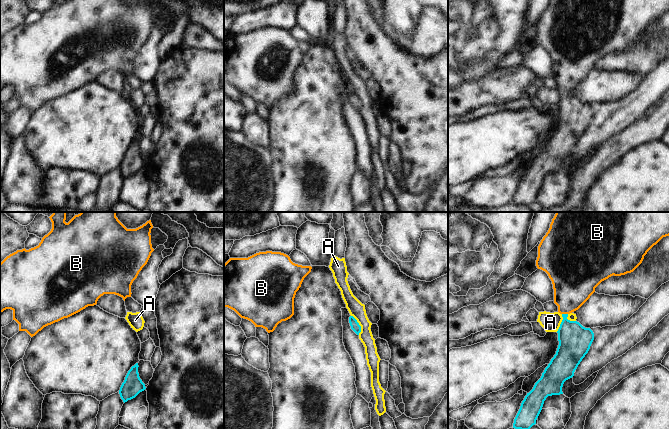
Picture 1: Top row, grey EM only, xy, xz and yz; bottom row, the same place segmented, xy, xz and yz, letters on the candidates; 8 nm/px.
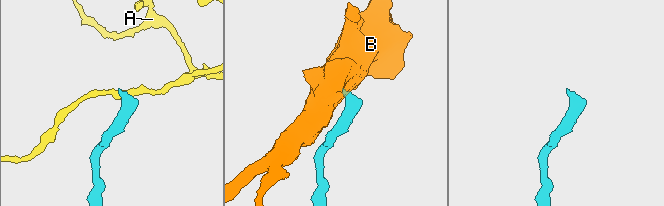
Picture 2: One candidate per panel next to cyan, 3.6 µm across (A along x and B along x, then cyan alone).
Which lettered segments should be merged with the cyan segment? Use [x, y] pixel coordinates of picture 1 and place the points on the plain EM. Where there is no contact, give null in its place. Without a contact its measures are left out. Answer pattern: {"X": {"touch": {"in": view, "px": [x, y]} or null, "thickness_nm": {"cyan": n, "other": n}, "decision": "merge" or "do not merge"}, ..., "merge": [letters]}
{"A": {"touch": {"in": "xz", "px": [359, 101]}, "thickness_nm": {"cyan": 70, "other": 130}, "decision": "do not merge"}, "B": {"touch": {"in": "yz", "px": [565, 90]}, "thickness_nm": {"cyan": 260, "other": 320}, "decision": "merge"}, "merge": ["B"]}

